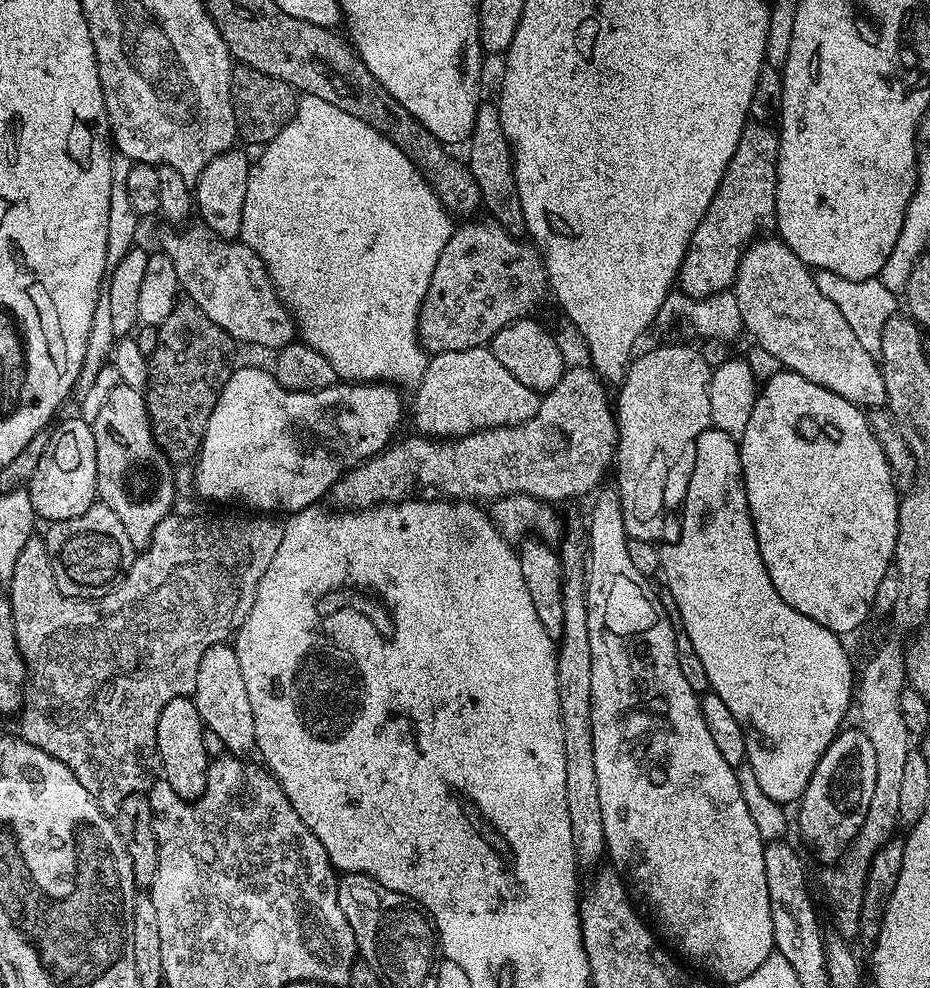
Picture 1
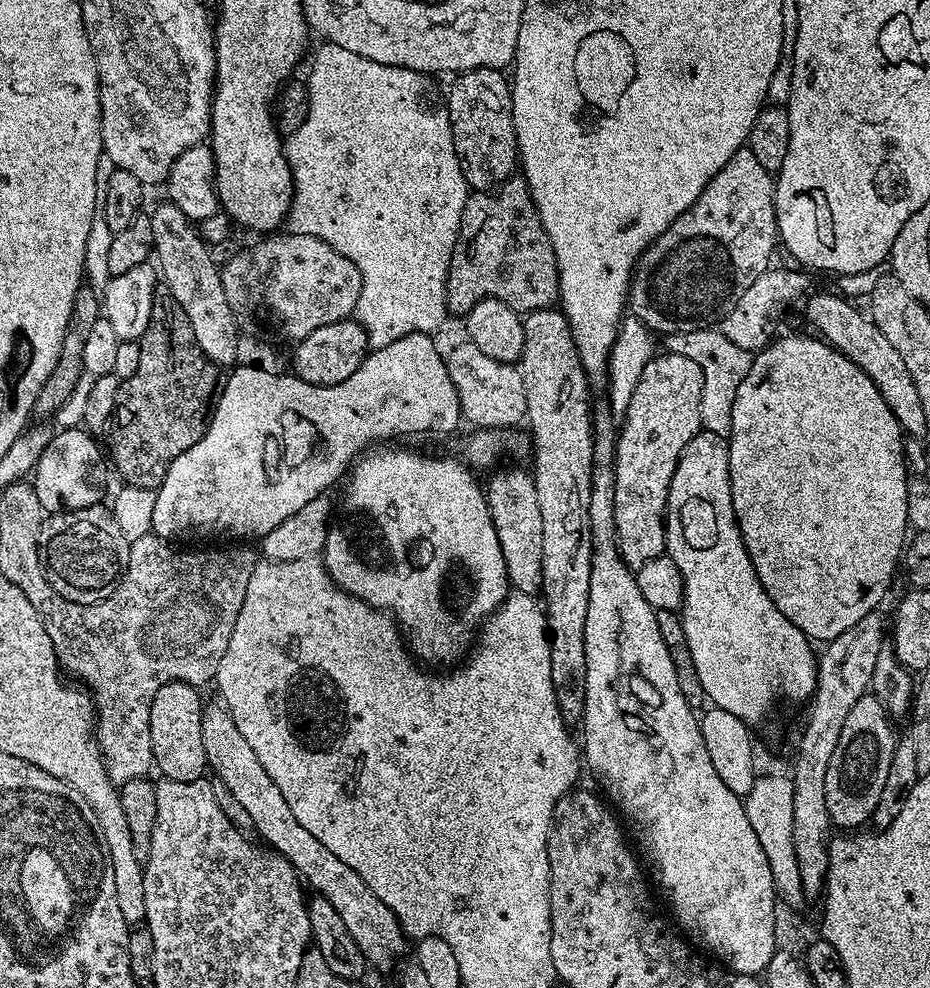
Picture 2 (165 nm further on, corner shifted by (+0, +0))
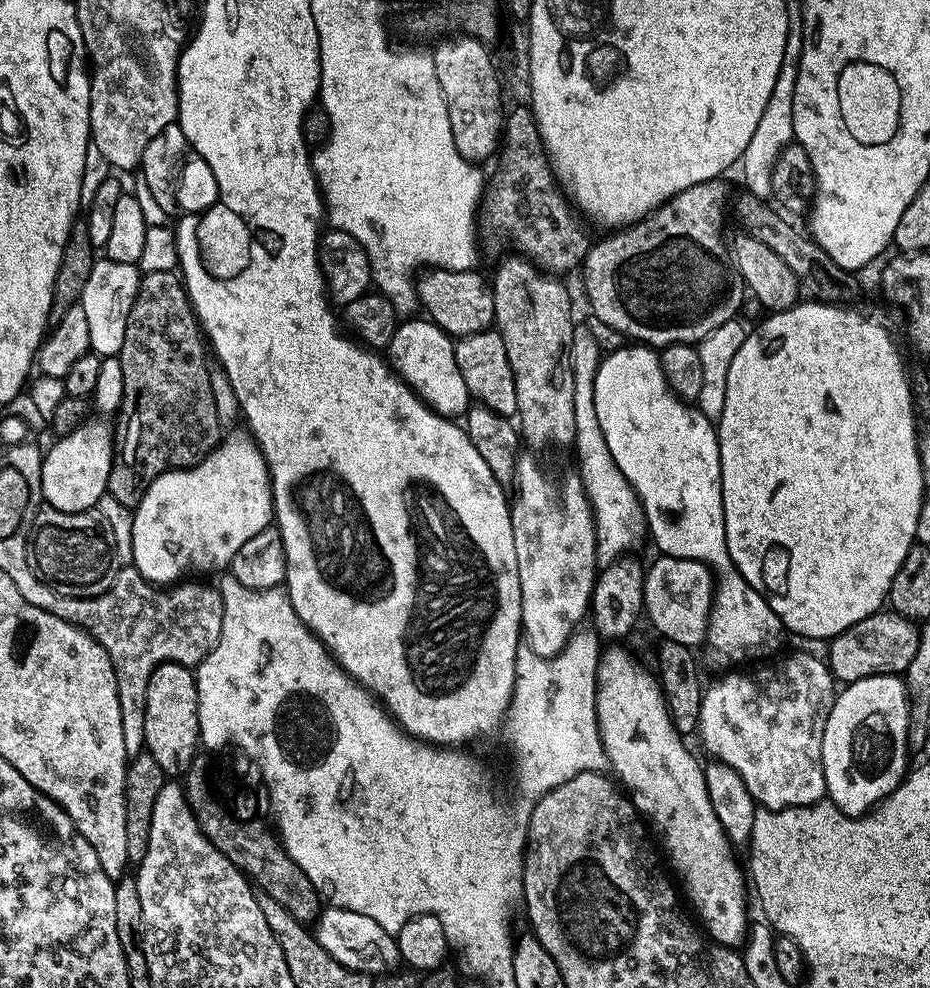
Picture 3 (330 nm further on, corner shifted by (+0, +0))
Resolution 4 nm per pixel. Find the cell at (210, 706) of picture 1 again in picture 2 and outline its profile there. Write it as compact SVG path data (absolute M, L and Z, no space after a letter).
M205 703L202 708L202 746L206 750L210 772L213 772L224 783L225 790L236 799L237 806L248 815L249 822L256 827L257 834L255 833L255 835L272 851L286 857L300 873L303 883L309 889L312 887L313 893L324 896L326 902L330 902L330 906L334 906L334 910L338 910L338 918L342 918L342 922L346 922L346 930L350 930L350 938L354 938L354 942L358 942L358 950L362 950L365 961L371 967L372 964L376 968L390 967L404 952L406 935L403 925L390 910L390 906L386 906L386 902L382 902L382 898L378 898L374 894L374 890L370 890L370 886L366 886L366 882L362 882L362 878L358 874L354 874L354 870L350 870L350 866L346 866L346 862L342 862L342 858L330 854L330 850L326 850L326 846L322 846L322 842L318 842L318 838L314 838L314 834L310 834L310 830L306 830L306 826L302 826L302 822L298 822L298 818L294 818L290 806L286 806L286 798L282 798L282 790L278 790L278 786L274 786L274 778L270 778L270 774L266 774L262 762L258 762L258 754L254 754L254 750L250 750L250 742L246 742L246 738L242 738L242 730L238 730L238 726L234 726L234 718L228 713L228 709L224 707L223 703L215 703Z

